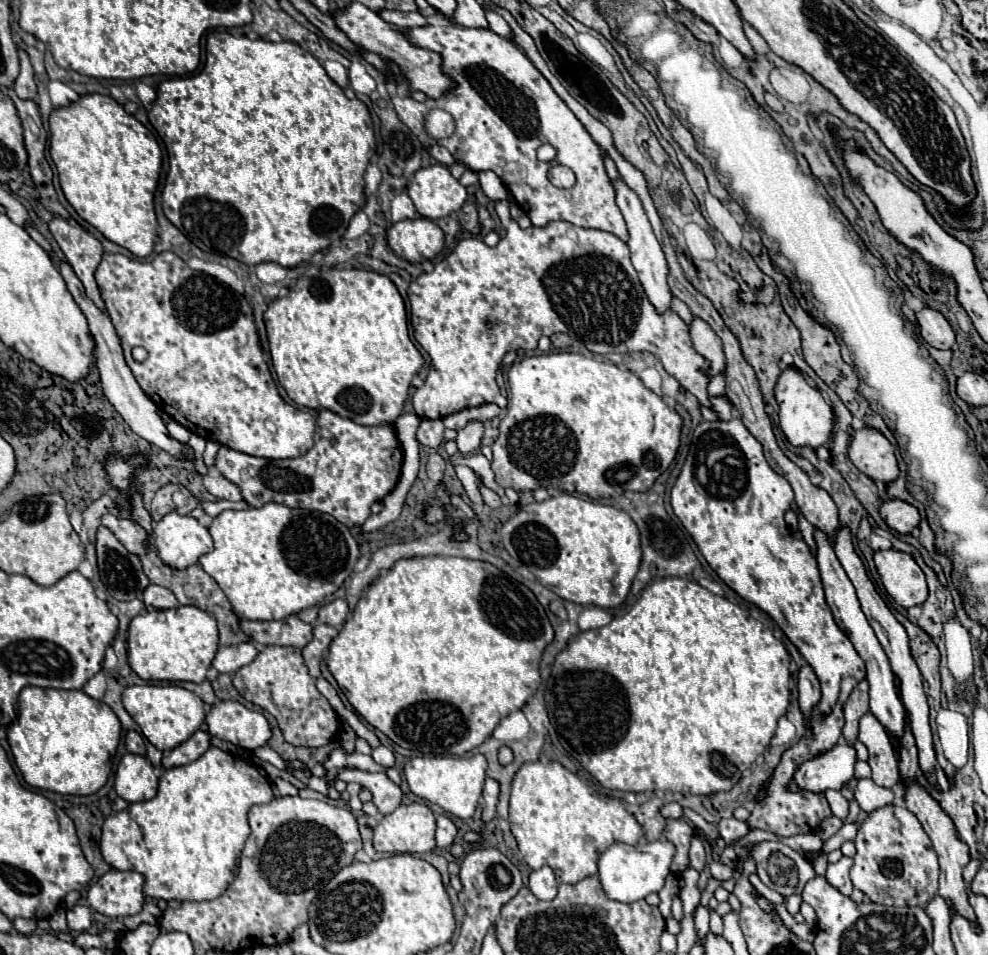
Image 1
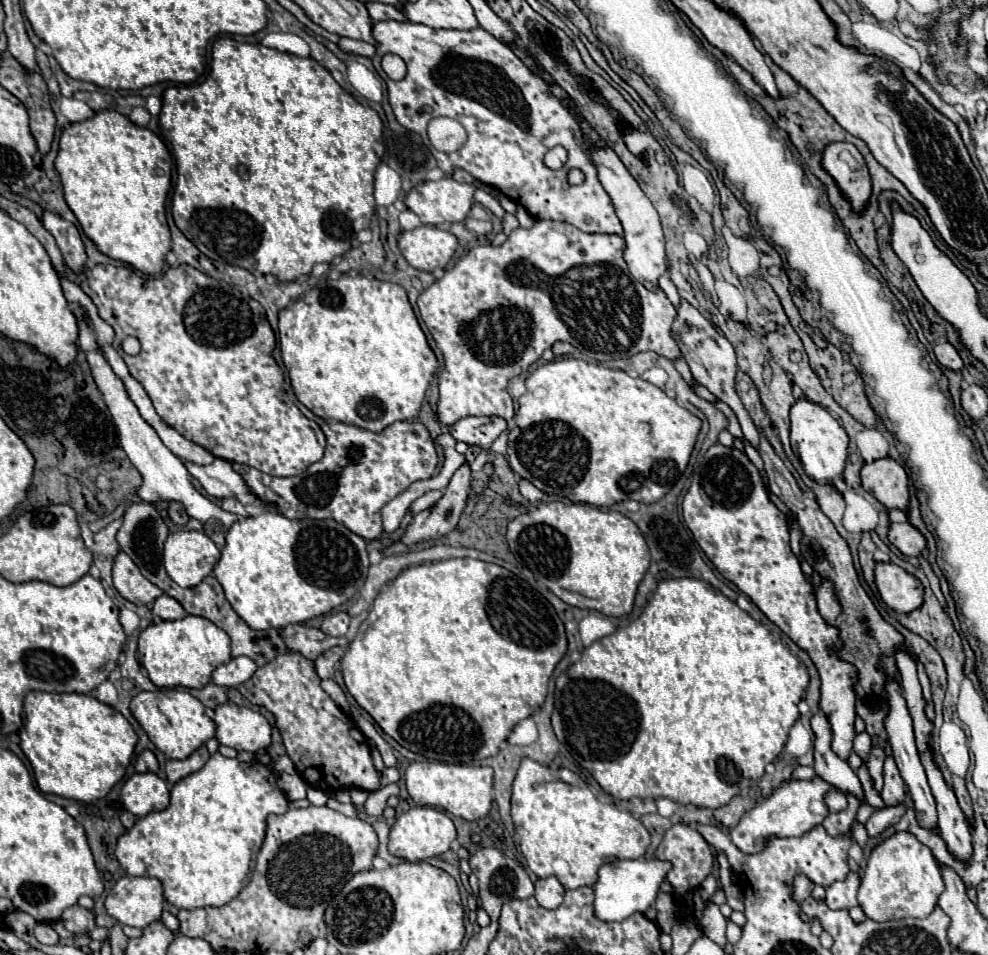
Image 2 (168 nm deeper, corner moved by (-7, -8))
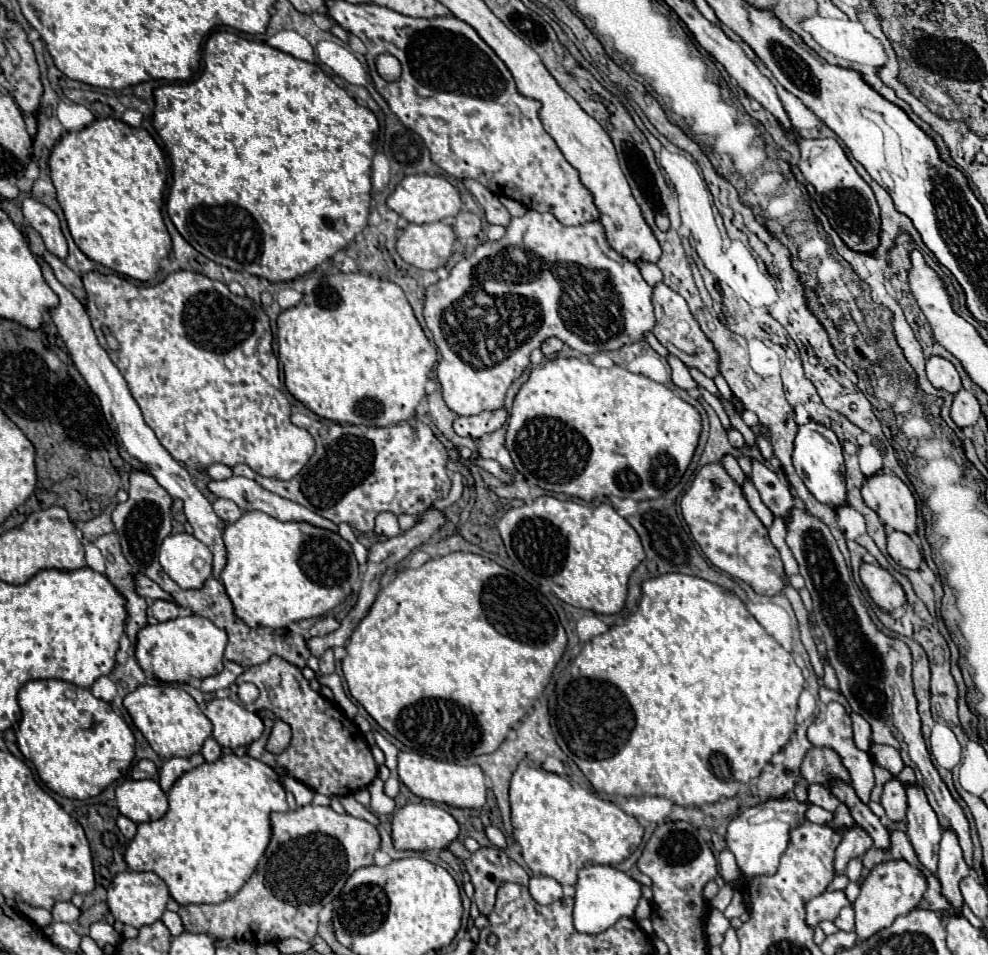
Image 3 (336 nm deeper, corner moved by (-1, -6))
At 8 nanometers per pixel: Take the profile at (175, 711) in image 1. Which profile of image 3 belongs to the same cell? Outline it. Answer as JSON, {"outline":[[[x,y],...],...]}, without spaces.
{"outline":[[[168,684],[138,686],[124,698],[124,708],[132,716],[136,728],[150,742],[154,752],[162,758],[192,756],[194,752],[200,752],[204,740],[212,734],[210,720],[204,716],[196,700],[182,688],[174,688]]]}

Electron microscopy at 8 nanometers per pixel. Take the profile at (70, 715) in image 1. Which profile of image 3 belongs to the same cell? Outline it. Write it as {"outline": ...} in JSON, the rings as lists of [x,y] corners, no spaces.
{"outline":[[[34,680],[22,686],[18,692],[18,704],[22,717],[16,733],[18,748],[24,758],[30,760],[40,780],[54,792],[66,798],[86,800],[100,794],[108,784],[122,778],[134,758],[134,734],[128,724],[114,712],[114,708],[94,698],[86,688],[66,684],[64,680]]]}

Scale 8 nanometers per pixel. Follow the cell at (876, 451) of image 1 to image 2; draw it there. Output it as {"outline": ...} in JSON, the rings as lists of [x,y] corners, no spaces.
{"outline":[[[892,458],[874,460],[872,464],[864,464],[860,476],[864,490],[868,490],[888,510],[908,510],[908,476],[898,462]]]}

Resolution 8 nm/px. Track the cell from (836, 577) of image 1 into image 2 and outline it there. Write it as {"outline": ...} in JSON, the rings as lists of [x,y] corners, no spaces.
{"outline":[[[888,682],[888,696],[890,696],[890,714],[886,718],[886,732],[888,732],[888,742],[892,746],[892,752],[894,752],[894,760],[898,764],[898,770],[900,770],[900,776],[902,780],[906,782],[906,790],[908,790],[908,796],[912,798],[914,802],[914,810],[916,810],[916,816],[918,816],[918,824],[926,830],[932,830],[936,828],[938,824],[938,816],[936,816],[936,800],[932,796],[932,790],[928,786],[928,778],[926,778],[926,772],[924,772],[924,766],[920,762],[920,756],[918,756],[918,750],[916,750],[916,742],[914,742],[914,730],[912,730],[912,718],[908,714],[908,708],[906,708],[906,702],[904,702],[904,696],[902,696],[902,688],[898,682]]]}

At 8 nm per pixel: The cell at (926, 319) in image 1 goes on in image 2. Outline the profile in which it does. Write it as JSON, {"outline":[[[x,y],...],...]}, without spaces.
{"outline":[[[948,342],[936,344],[936,346],[934,346],[934,356],[936,356],[936,360],[938,360],[944,368],[948,368],[948,370],[954,370],[954,372],[960,372],[960,370],[962,370],[962,360],[960,360],[960,356],[958,356],[958,352],[954,350],[952,344],[948,344]]]}

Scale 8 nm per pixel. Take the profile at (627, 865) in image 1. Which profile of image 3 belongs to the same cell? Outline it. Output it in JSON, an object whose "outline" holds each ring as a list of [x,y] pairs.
{"outline":[[[586,866],[578,872],[576,902],[574,902],[574,926],[578,932],[598,934],[610,928],[622,916],[634,916],[638,900],[642,898],[642,884],[614,866]]]}

